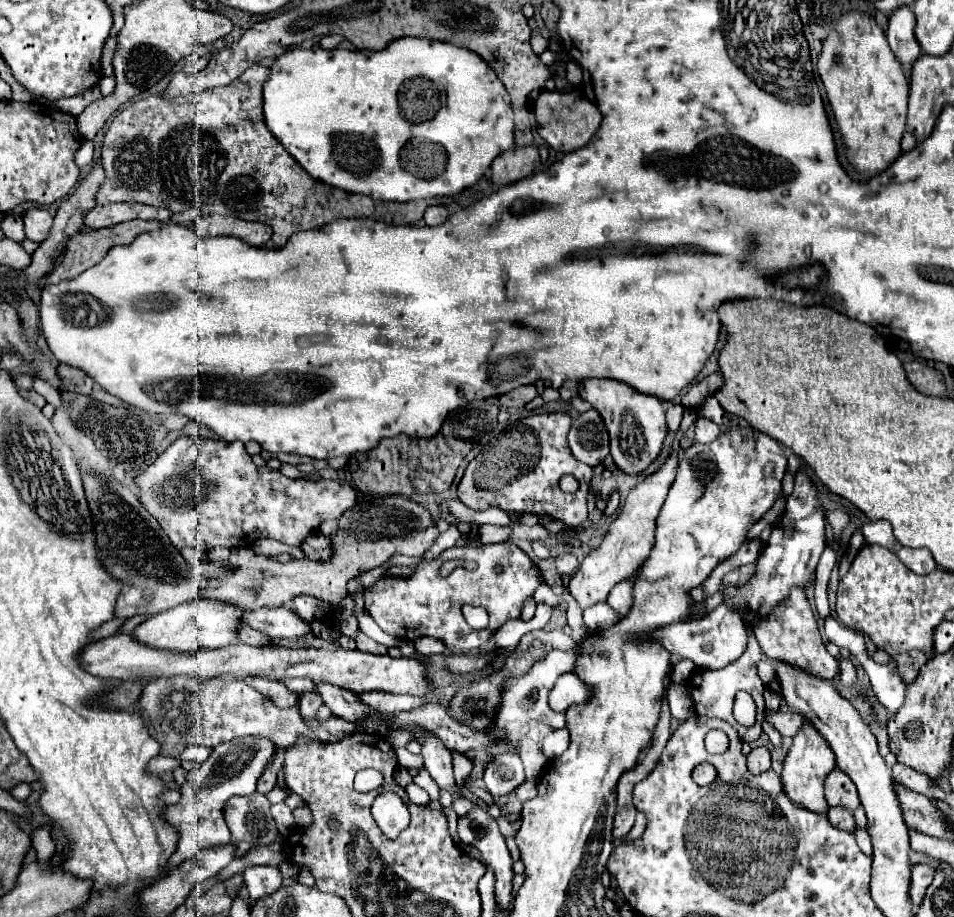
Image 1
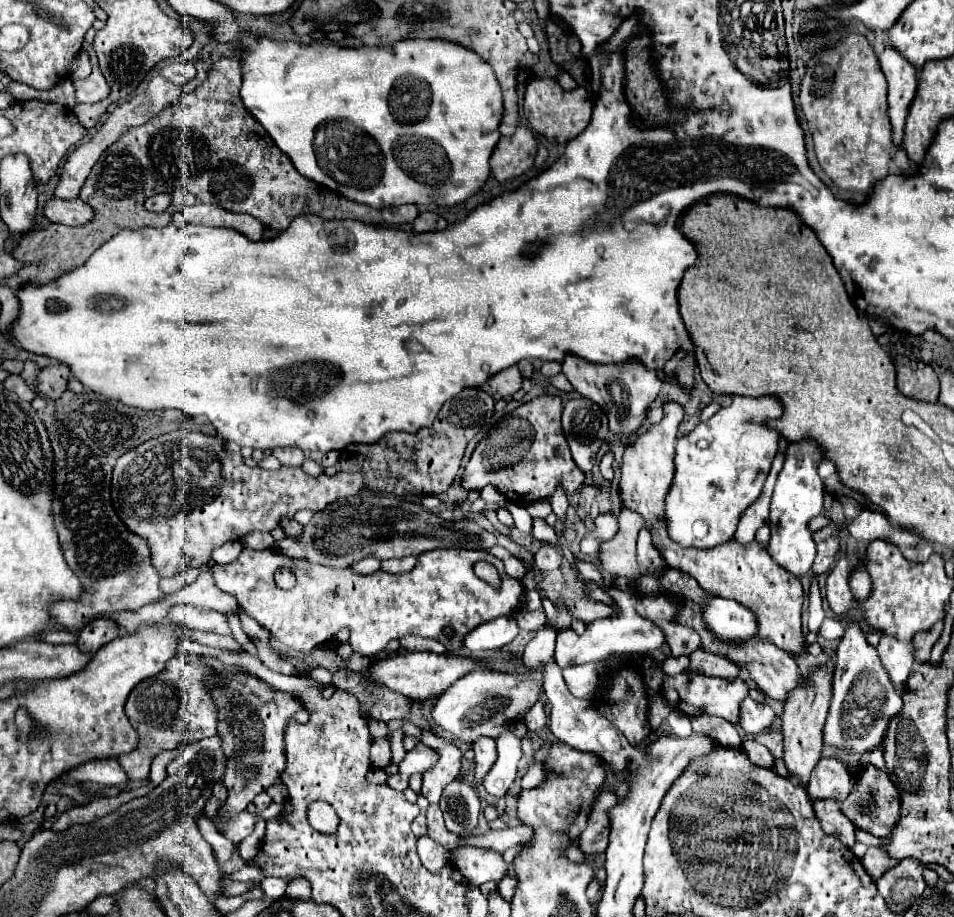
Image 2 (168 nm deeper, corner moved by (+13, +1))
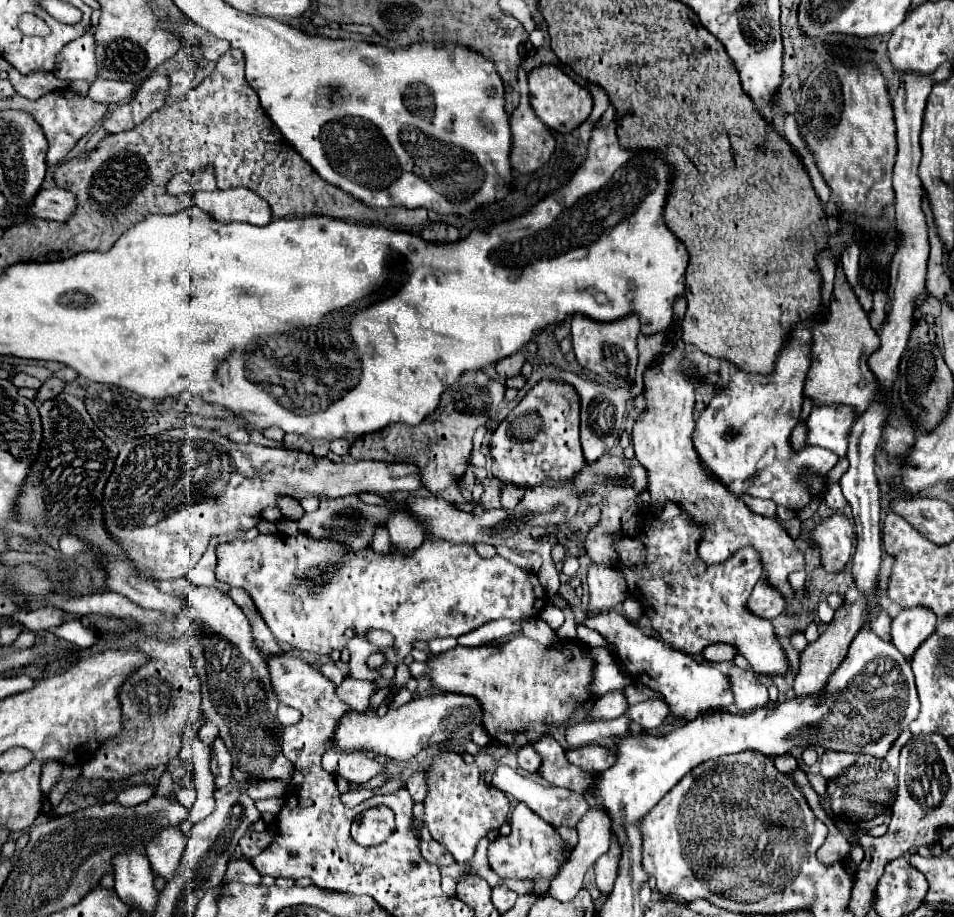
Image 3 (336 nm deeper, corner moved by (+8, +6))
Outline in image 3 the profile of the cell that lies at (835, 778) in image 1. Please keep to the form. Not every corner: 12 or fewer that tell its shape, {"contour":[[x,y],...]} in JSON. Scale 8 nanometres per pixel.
{"contour":[[826,751],[820,757],[820,773],[836,779],[856,761],[854,753]]}

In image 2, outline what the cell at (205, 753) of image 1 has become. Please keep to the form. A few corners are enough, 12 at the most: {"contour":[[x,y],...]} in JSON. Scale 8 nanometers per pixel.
{"contour":[[177,750],[159,754],[151,766],[151,784],[159,786],[167,776],[165,766]]}

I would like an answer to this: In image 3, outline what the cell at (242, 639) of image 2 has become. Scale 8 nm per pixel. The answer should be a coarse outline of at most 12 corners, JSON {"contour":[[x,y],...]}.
{"contour":[[210,545],[188,573],[194,585],[214,586],[227,594],[230,586],[216,580],[215,549]]}

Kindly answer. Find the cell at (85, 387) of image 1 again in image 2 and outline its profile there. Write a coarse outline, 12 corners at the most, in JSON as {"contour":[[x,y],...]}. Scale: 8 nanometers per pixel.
{"contour":[[51,364],[37,374],[35,386],[49,400],[67,390],[69,368]]}

